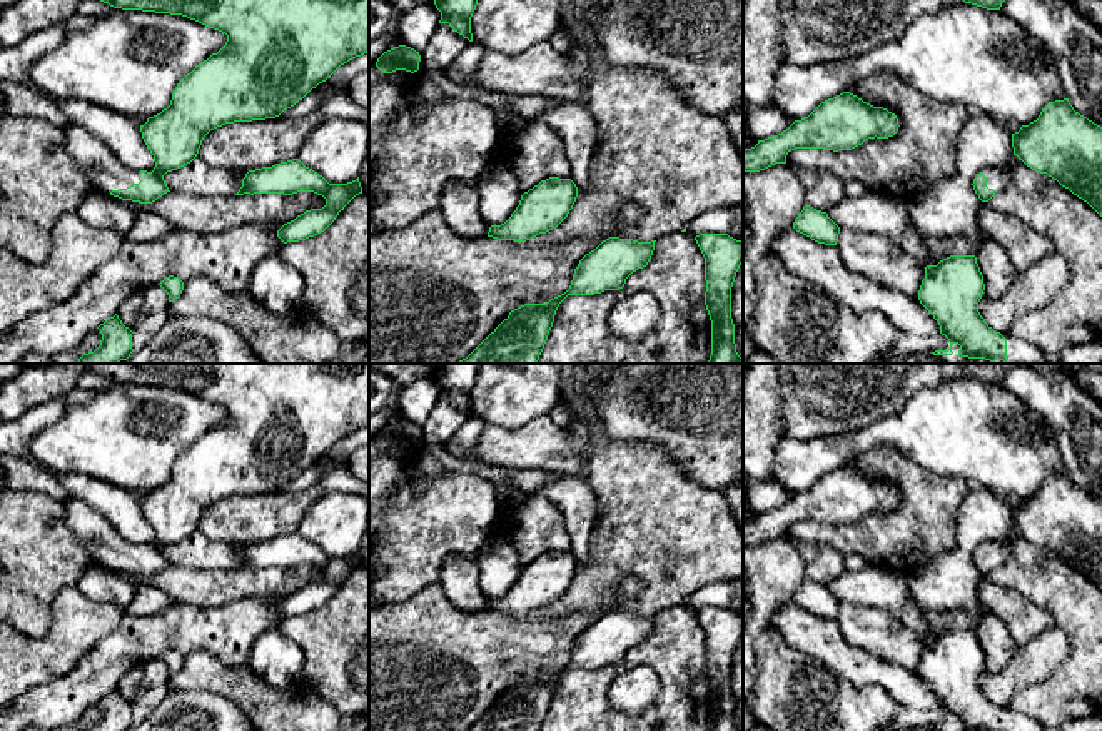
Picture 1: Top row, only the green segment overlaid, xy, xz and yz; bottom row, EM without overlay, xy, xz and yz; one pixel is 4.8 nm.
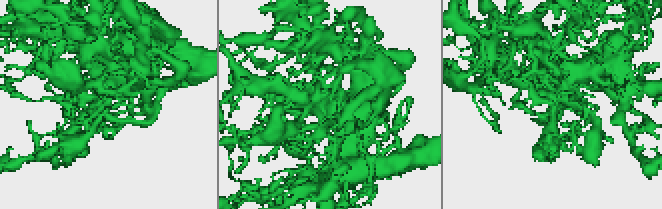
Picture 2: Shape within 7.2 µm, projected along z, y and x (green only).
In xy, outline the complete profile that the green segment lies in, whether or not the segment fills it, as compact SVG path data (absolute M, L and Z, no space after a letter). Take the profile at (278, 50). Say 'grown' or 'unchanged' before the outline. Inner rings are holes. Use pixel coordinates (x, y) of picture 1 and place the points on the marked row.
grown | M100 0L114 8L182 15L227 35L225 45L187 73L175 87L170 105L140 125L154 155L152 172L124 167L90 132L72 124L63 129L65 149L88 180L102 192L140 204L152 204L170 192L164 175L190 164L204 137L225 124L276 118L349 60L369 53L369 0Z

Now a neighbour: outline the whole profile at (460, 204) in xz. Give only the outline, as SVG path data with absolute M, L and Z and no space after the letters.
M449 182L441 197L441 214L449 229L463 239L488 237L489 227L481 212L476 185Z

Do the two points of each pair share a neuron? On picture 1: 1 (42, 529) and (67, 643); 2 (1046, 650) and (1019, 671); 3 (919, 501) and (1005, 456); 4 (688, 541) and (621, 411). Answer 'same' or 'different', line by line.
1: same
2: same
3: different
4: different

